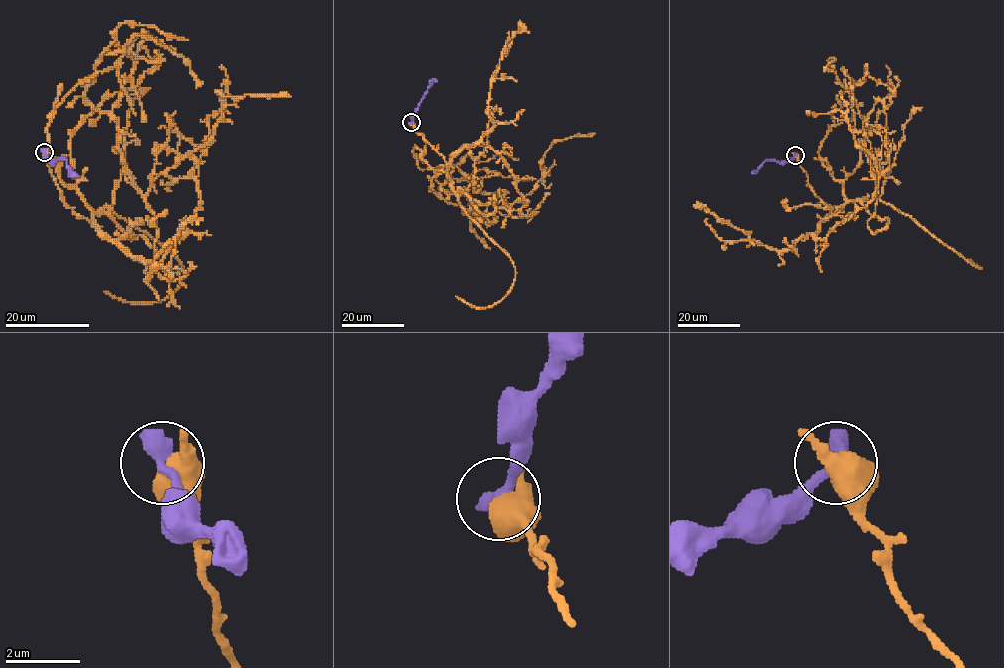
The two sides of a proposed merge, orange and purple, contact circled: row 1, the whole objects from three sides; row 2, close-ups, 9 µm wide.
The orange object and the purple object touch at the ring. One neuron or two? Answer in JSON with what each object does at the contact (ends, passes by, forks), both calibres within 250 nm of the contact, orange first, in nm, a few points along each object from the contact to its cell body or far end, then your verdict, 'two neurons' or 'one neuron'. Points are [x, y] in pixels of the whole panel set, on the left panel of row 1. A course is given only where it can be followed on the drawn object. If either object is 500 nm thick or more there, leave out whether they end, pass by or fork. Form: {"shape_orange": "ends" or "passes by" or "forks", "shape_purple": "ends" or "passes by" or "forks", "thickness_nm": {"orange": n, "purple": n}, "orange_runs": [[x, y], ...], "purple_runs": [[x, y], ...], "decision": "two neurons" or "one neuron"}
{"thickness_nm": {"orange": 550, "purple": 500}, "orange_runs": [[44, 152], [92, 221], [70, 140], [133, 83], [98, 112], [83, 98], [95, 63], [145, 35], [196, 88]], "purple_runs": [[44, 152], [49, 160], [63, 159], [71, 172], [78, 177]], "decision": "two neurons"}

